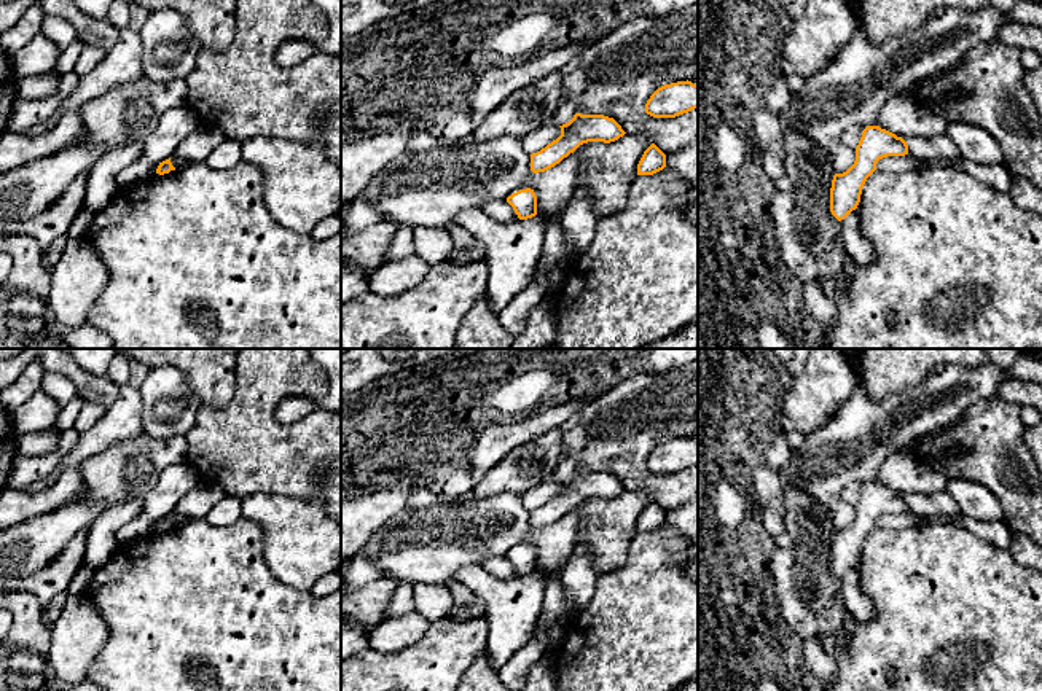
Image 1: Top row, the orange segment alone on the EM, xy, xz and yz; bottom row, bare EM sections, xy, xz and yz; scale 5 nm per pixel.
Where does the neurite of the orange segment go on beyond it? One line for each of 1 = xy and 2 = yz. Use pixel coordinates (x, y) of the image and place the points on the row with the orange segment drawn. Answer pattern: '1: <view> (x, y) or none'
1: none
2: none

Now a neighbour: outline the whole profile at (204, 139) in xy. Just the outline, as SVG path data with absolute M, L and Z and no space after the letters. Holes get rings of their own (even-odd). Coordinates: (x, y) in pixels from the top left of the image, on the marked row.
M199 123L177 146L175 154L185 164L204 161L226 137L218 127Z

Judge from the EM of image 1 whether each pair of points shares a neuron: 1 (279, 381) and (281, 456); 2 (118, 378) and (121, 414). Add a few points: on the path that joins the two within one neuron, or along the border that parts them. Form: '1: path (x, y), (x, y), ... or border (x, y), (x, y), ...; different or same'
1: path (266, 400), (266, 437); same
2: border (126, 382), (120, 387); different

